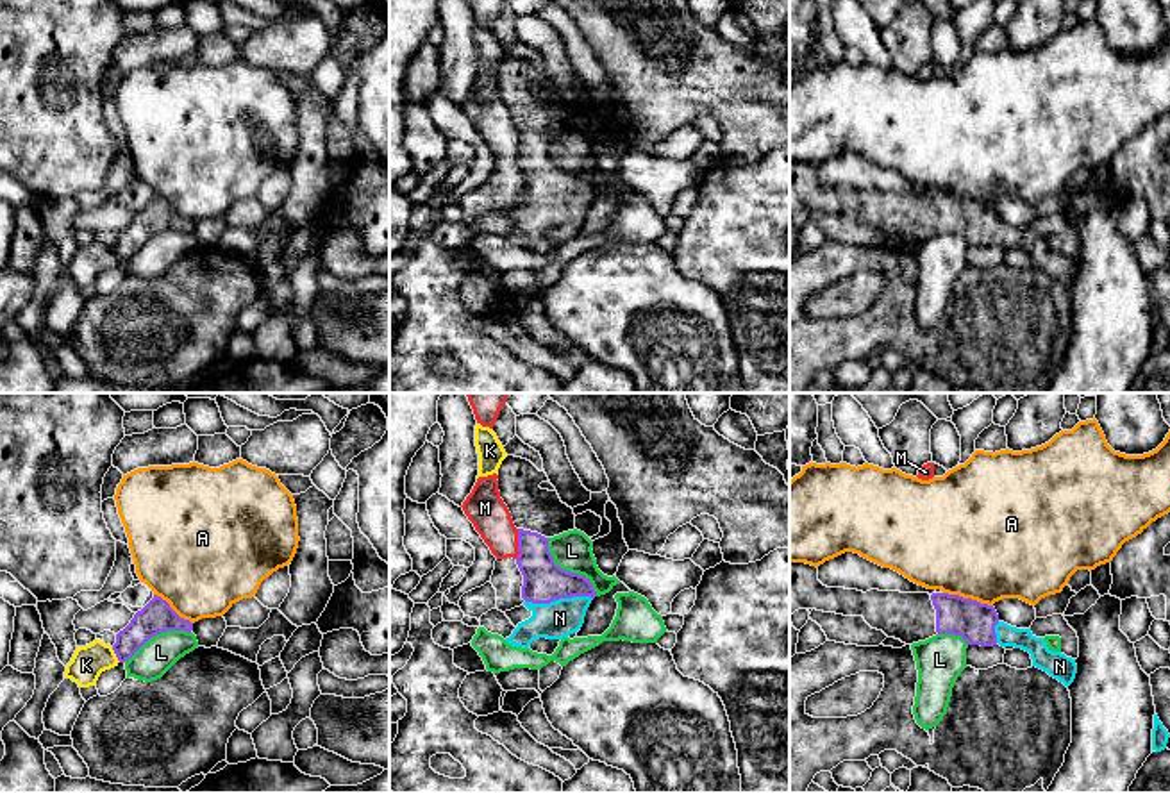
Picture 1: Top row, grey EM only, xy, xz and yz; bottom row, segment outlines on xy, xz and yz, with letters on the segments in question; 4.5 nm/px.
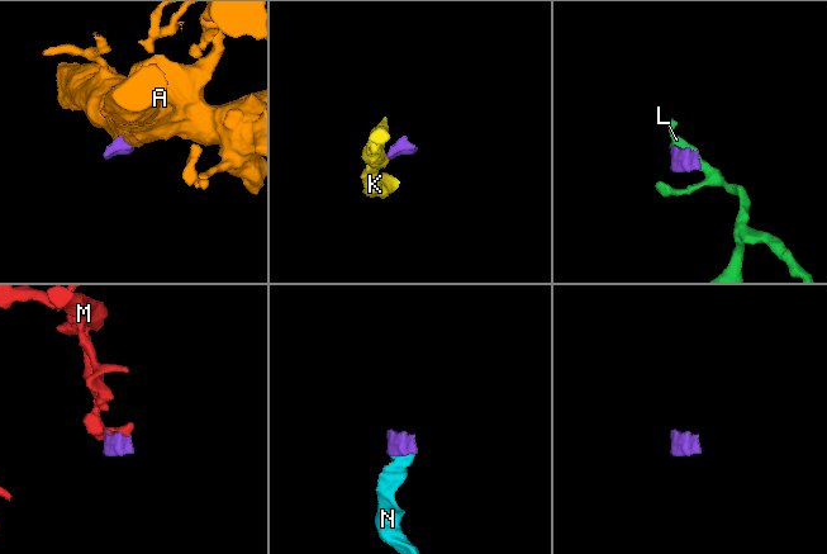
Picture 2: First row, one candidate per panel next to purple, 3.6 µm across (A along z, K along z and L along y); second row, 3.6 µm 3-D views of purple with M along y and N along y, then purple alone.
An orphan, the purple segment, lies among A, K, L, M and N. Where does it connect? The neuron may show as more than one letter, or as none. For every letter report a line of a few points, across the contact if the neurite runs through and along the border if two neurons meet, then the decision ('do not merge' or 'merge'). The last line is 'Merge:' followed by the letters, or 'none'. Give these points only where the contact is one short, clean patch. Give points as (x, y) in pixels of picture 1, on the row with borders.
A: line yz (944, 592), (992, 606); do not merge
K: line xy (111, 647), (120, 661); do not merge
L: line xz (547, 538), (552, 559), (559, 567), (581, 574), (597, 595); do not merge
M: line xz (518, 529), (518, 554), (515, 558); do not merge
N: line xz (543, 581), (558, 599), (559, 618); merge
Merge: N

